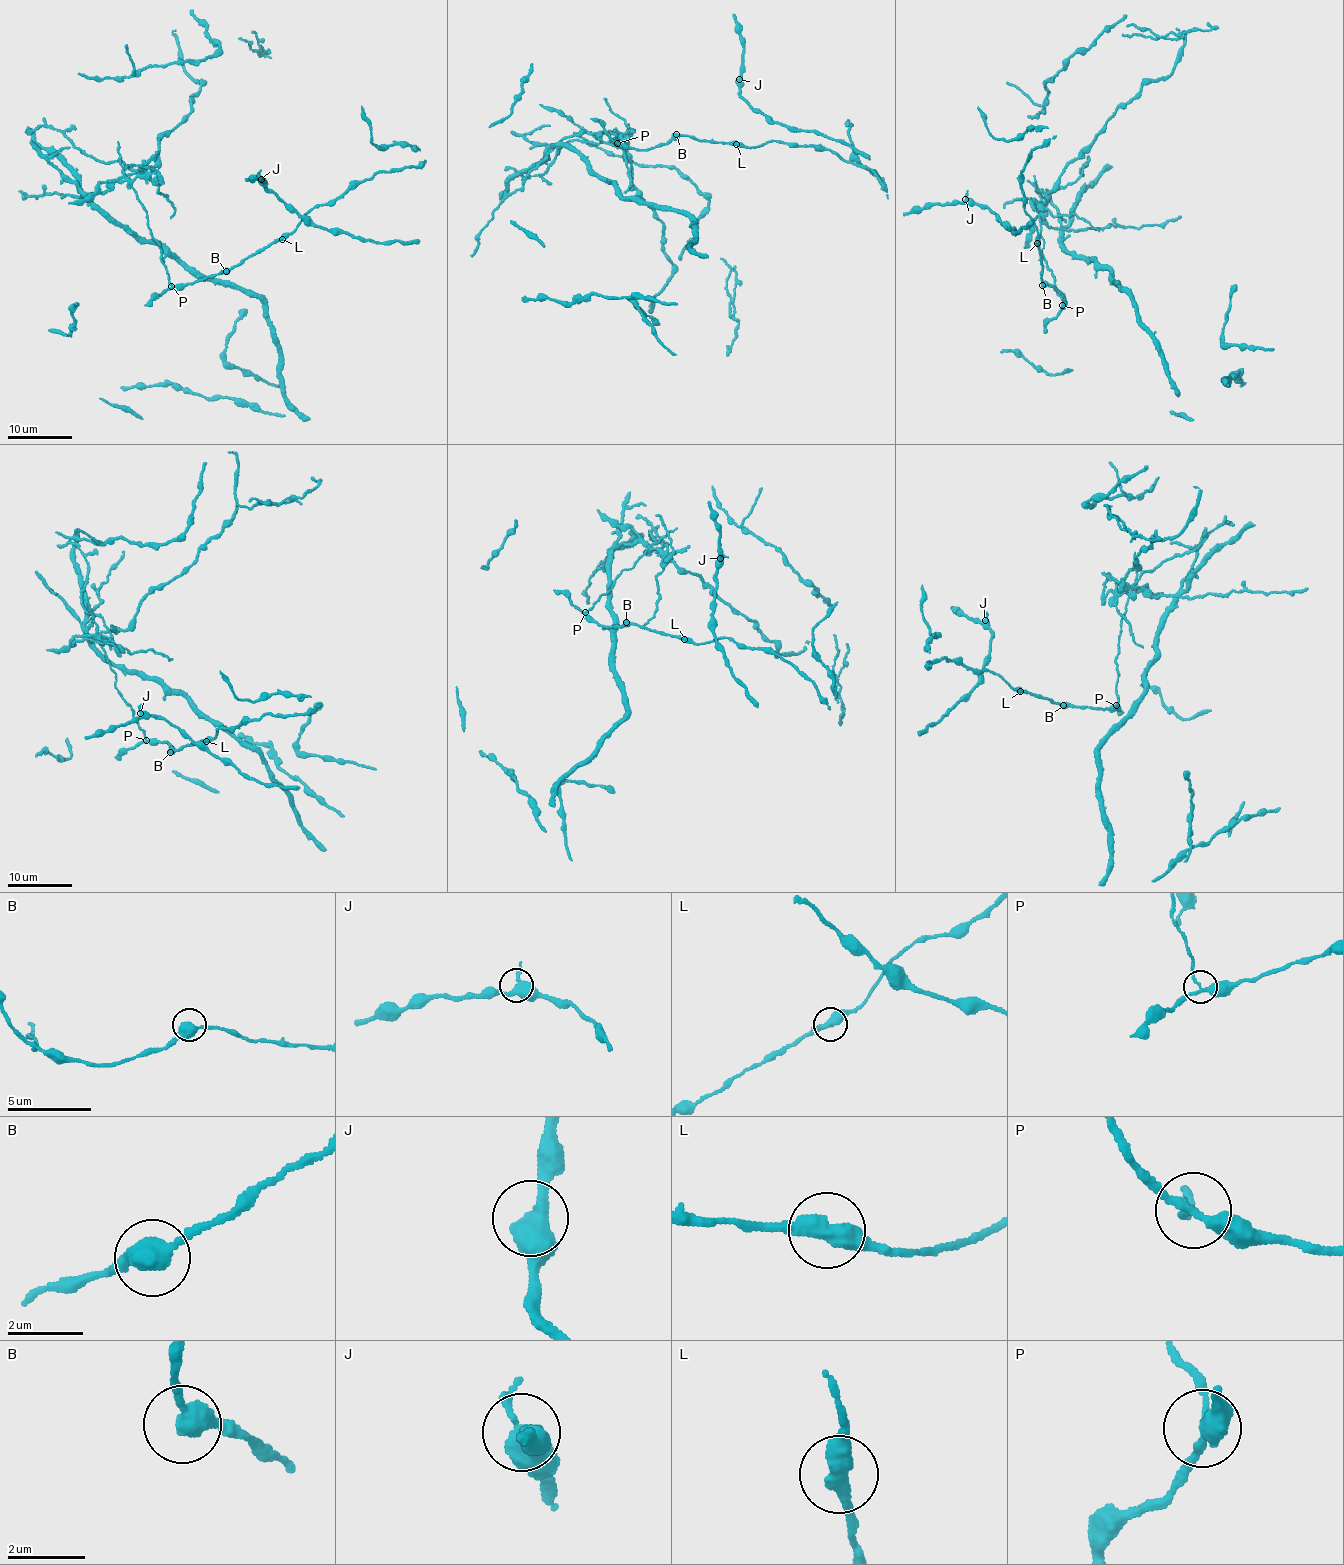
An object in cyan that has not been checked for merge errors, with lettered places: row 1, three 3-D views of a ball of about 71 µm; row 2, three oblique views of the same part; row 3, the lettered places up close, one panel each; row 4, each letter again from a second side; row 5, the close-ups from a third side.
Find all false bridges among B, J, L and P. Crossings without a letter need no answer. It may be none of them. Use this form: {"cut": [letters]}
{"cut": ["P"]}

